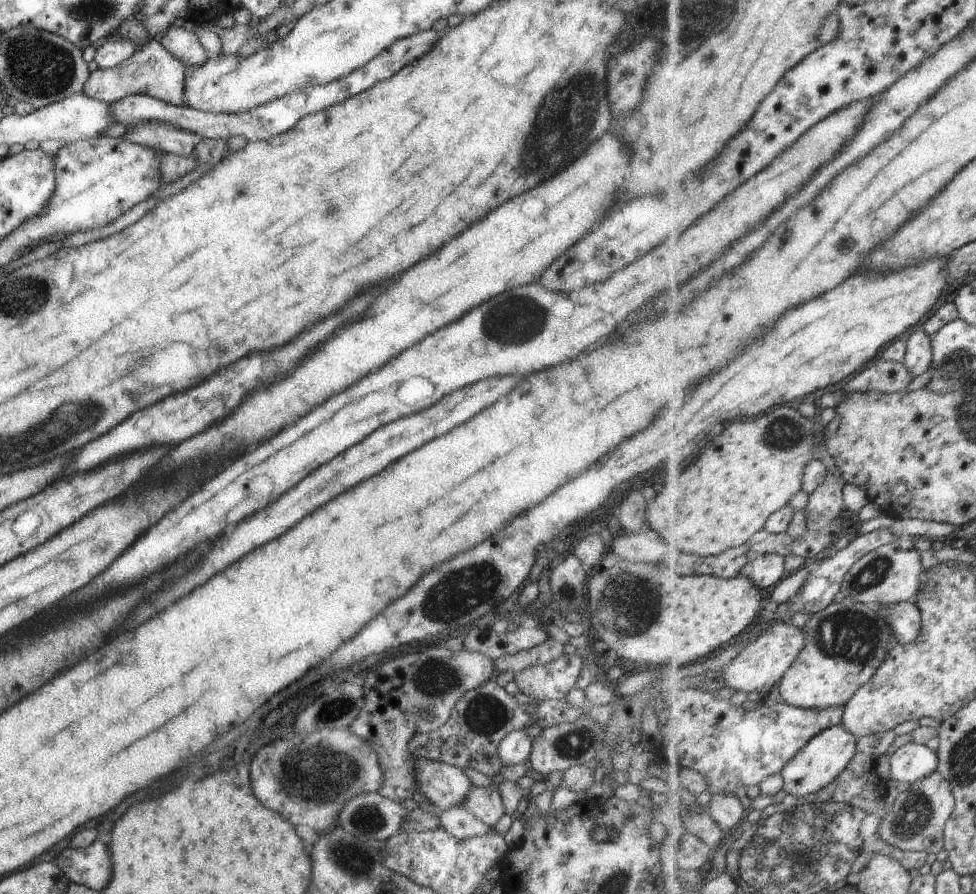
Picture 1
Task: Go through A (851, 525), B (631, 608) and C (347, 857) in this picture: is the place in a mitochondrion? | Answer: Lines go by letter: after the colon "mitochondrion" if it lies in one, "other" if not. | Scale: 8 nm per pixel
A: other
B: mitochondrion
C: mitochondrion

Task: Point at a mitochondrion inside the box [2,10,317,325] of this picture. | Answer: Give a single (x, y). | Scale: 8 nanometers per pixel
(40, 68)

